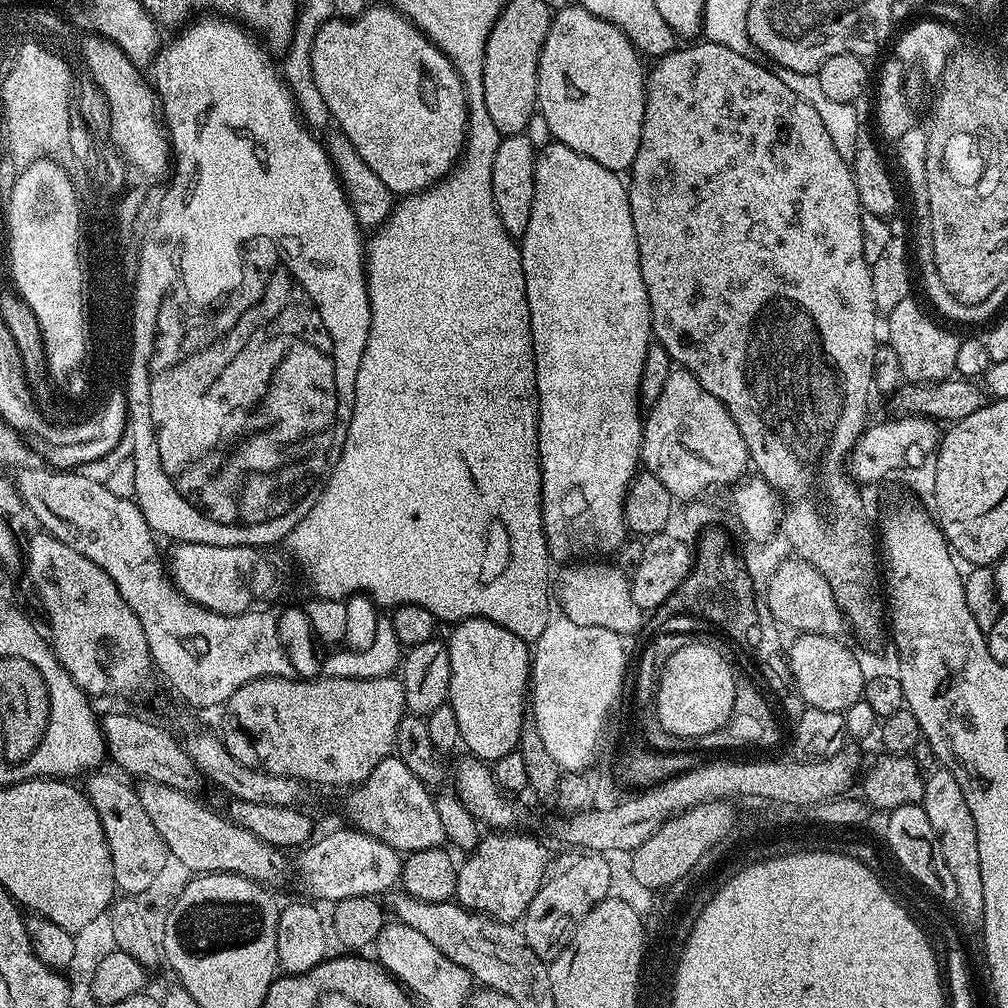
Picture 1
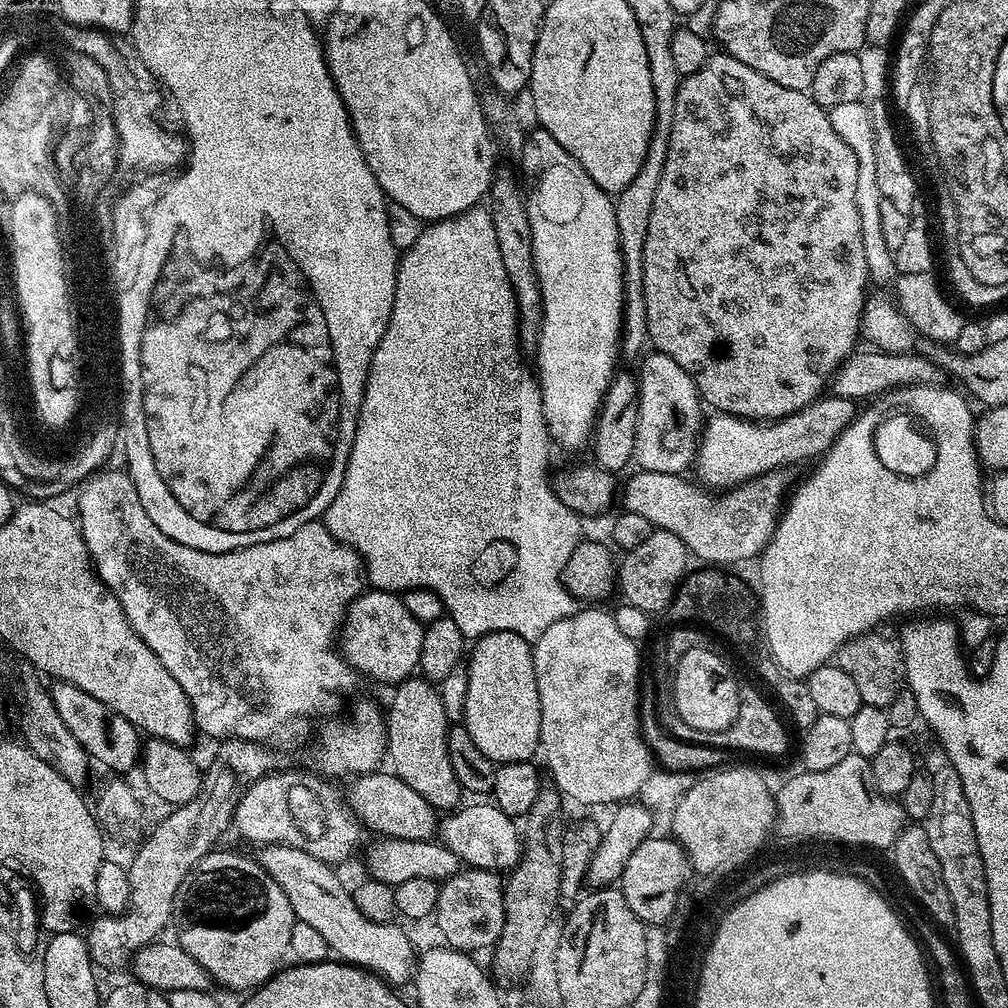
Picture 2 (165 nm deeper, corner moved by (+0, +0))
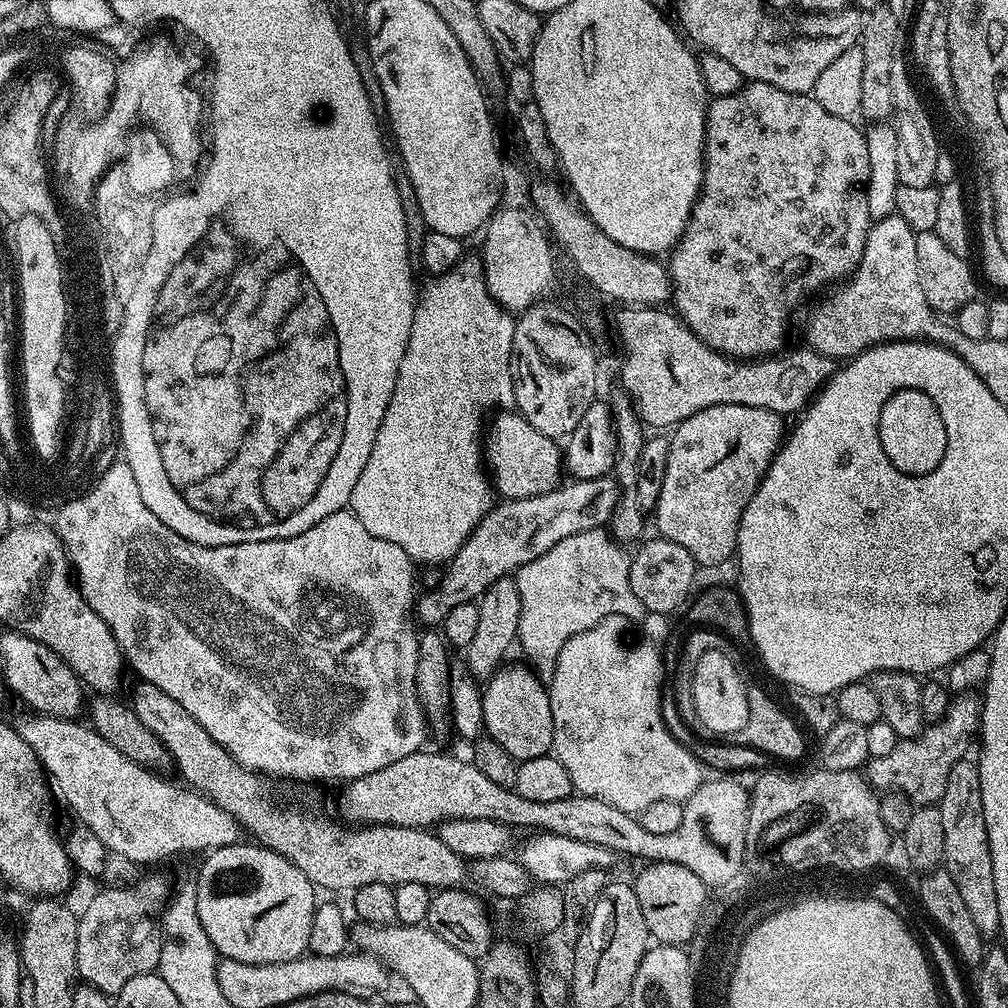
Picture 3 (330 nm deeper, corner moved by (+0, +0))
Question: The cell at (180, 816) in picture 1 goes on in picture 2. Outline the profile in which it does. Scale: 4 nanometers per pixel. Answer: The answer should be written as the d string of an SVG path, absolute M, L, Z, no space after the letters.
M266 844L259 852L261 866L282 886L282 890L286 890L297 921L306 926L314 926L314 930L326 938L328 951L333 957L346 964L355 964L383 978L392 986L400 986L396 984L404 984L407 980L409 983L413 979L418 952L412 949L411 938L399 928L399 923L383 924L366 918L366 914L358 910L349 885L340 881L336 873L339 871L333 865L294 846Z

